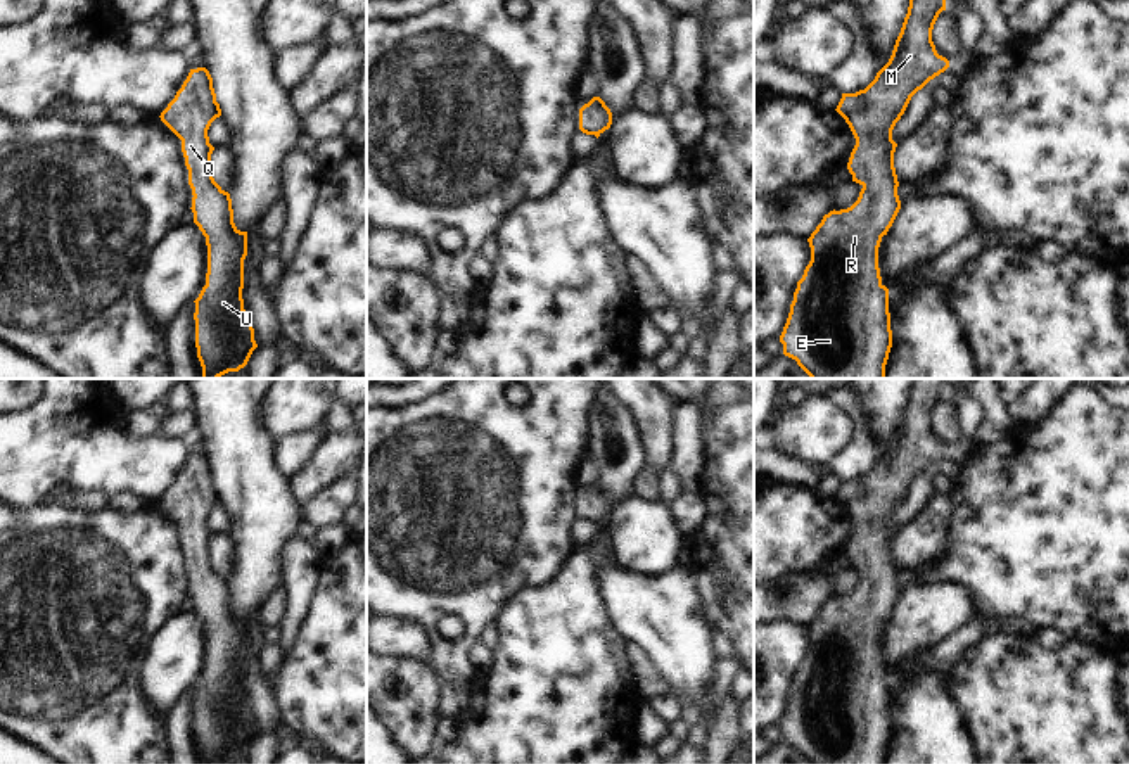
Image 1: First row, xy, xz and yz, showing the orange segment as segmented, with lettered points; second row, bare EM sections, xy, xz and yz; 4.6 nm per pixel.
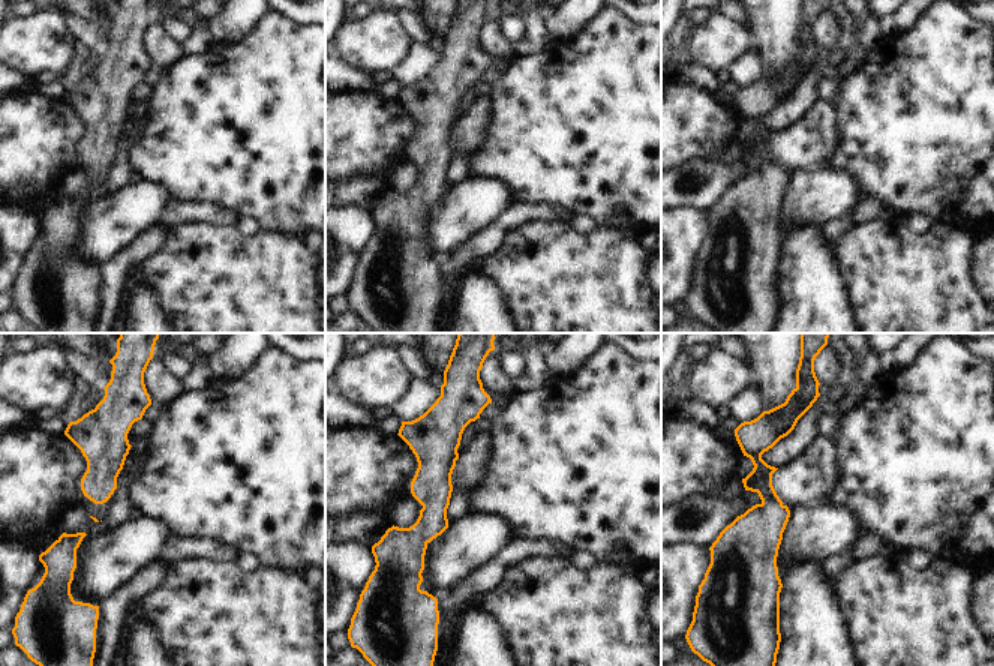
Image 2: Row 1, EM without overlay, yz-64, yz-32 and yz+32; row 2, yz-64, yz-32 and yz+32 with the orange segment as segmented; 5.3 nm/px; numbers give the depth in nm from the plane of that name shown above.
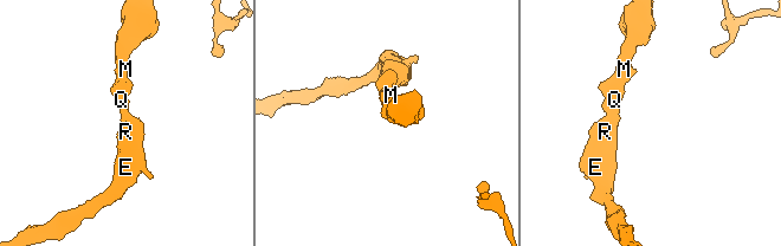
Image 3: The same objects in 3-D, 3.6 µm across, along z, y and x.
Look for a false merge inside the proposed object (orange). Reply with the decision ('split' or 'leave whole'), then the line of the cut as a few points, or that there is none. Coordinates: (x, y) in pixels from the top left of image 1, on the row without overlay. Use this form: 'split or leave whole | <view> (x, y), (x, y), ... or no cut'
leave whole | no cut

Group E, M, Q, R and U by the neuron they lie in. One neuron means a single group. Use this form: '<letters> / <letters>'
E M Q R U

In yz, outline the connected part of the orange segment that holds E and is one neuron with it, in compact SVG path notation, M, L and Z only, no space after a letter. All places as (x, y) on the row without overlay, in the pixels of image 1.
M913 379L908 401L889 449L875 467L856 481L842 481L837 500L849 512L856 532L847 557L863 576L858 588L840 598L830 598L807 626L811 648L797 669L790 700L780 729L783 742L795 747L809 764L885 764L892 735L889 676L882 671L878 634L899 596L892 517L911 484L949 455L932 429L934 411L949 379Z

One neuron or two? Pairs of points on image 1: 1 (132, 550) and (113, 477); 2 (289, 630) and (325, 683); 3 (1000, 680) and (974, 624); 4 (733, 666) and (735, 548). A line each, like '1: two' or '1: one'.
1: two
2: two
3: two
4: two

